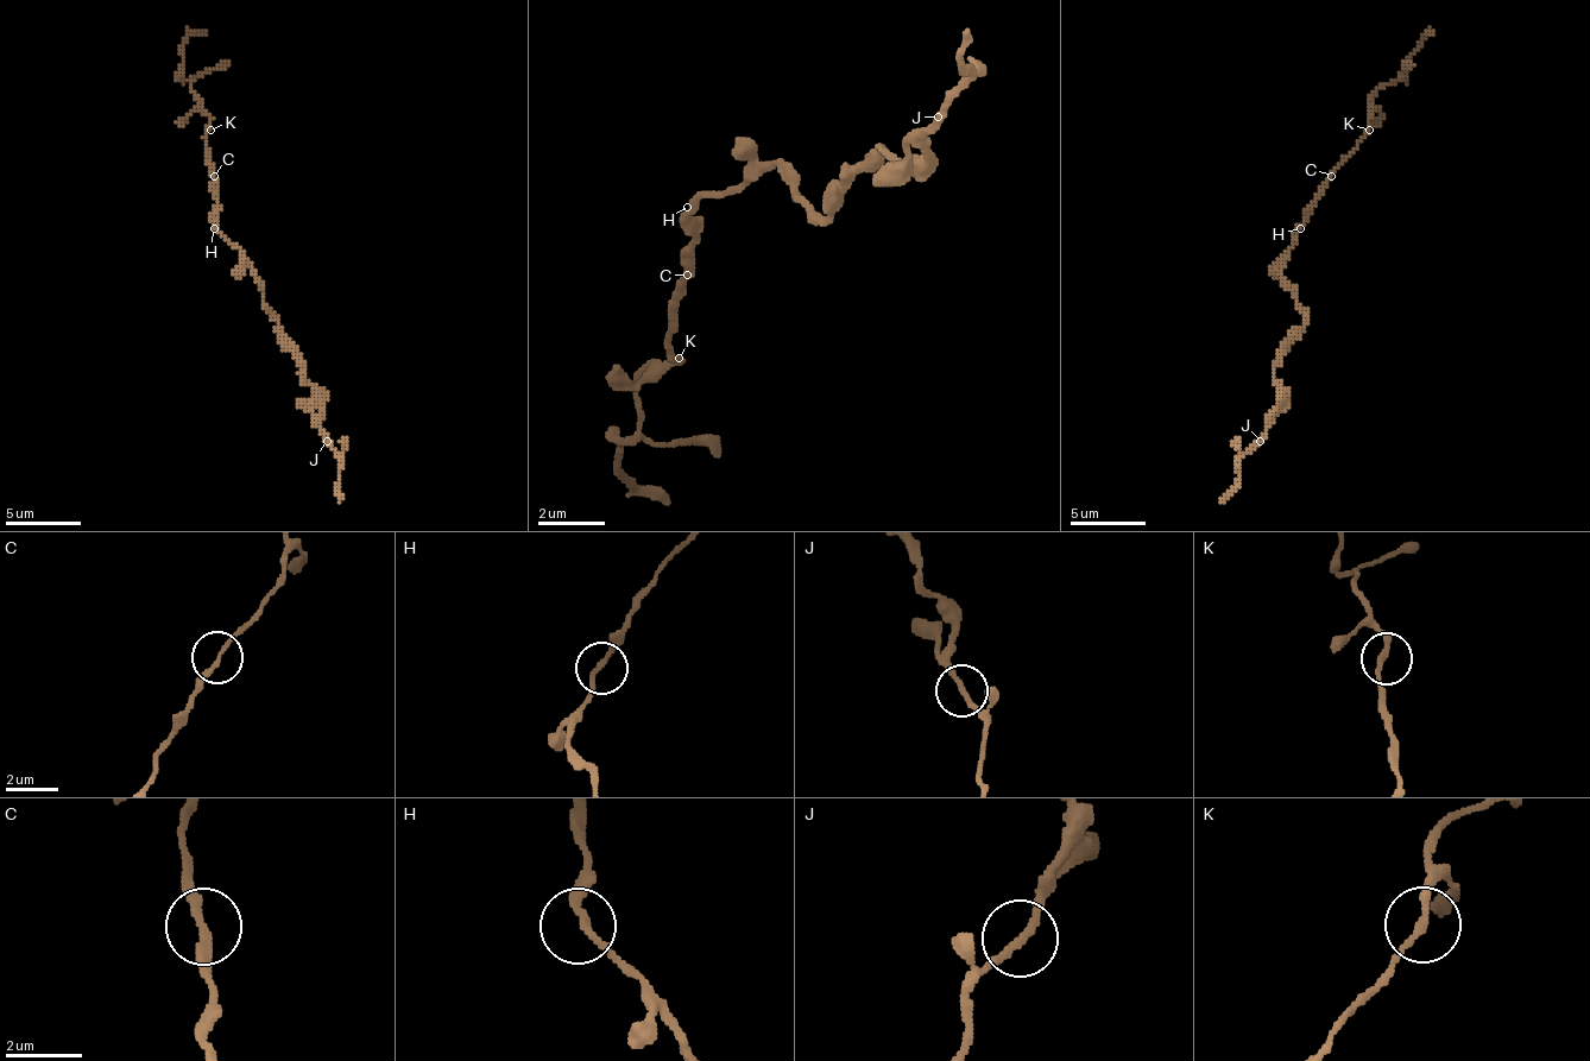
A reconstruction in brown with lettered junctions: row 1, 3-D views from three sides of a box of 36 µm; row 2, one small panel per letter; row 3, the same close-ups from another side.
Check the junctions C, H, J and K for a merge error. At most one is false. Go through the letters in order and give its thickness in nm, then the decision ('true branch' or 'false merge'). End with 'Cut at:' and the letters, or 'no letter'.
C: calibre 200 nm; true branch
H: calibre 190 nm; true branch
J: calibre 200 nm; true branch
K: calibre 200 nm; true branch
Cut at: no letter

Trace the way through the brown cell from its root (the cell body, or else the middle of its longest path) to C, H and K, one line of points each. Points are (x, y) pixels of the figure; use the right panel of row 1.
C: (1285, 256), (1304, 221), (1304, 209), (1331, 176)
H: (1285, 256), (1300, 228)
K: (1285, 256), (1304, 221), (1304, 209), (1319, 195), (1331, 171), (1369, 130)

